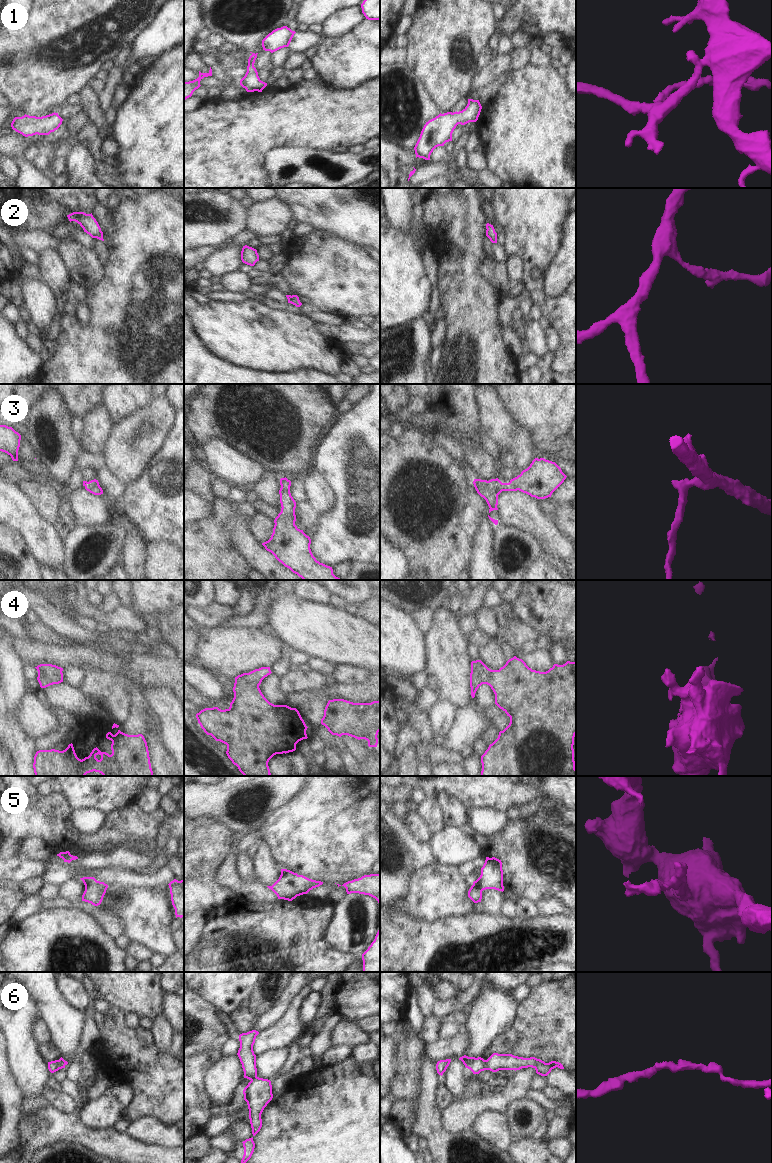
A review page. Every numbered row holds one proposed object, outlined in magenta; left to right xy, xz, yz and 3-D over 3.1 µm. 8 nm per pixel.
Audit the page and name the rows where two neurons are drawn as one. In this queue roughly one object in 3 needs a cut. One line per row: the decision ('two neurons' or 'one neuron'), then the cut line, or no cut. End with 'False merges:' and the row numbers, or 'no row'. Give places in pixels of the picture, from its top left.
1: one neuron; cut none
2: one neuron; cut none
3: one neuron; cut none
4: one neuron; cut none
5: one neuron; cut none
6: two neurons; cut yz (485, 1060), (487, 1069)
False merges: 6

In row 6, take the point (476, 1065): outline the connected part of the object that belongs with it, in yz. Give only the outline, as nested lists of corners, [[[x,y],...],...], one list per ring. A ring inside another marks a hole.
[[[466,1055],[459,1058],[466,1068],[470,1069],[473,1074],[479,1074],[481,1071],[487,1070],[486,1060],[481,1057],[468,1057]]]

